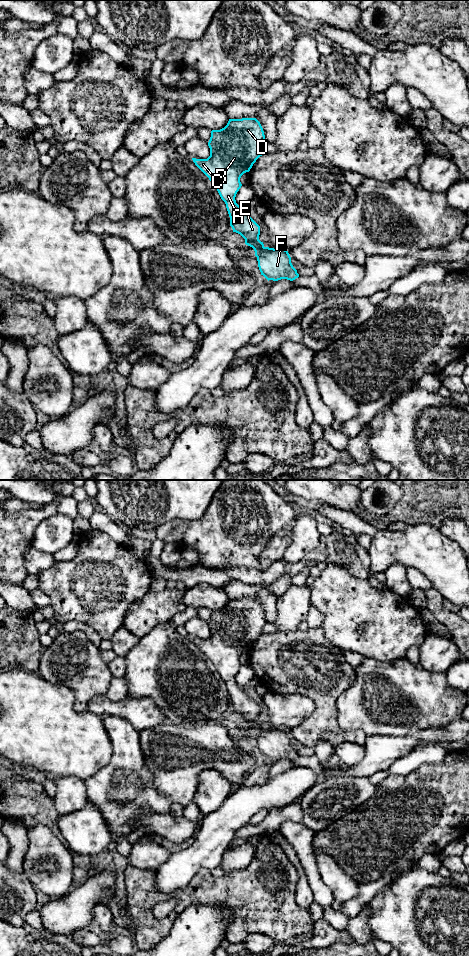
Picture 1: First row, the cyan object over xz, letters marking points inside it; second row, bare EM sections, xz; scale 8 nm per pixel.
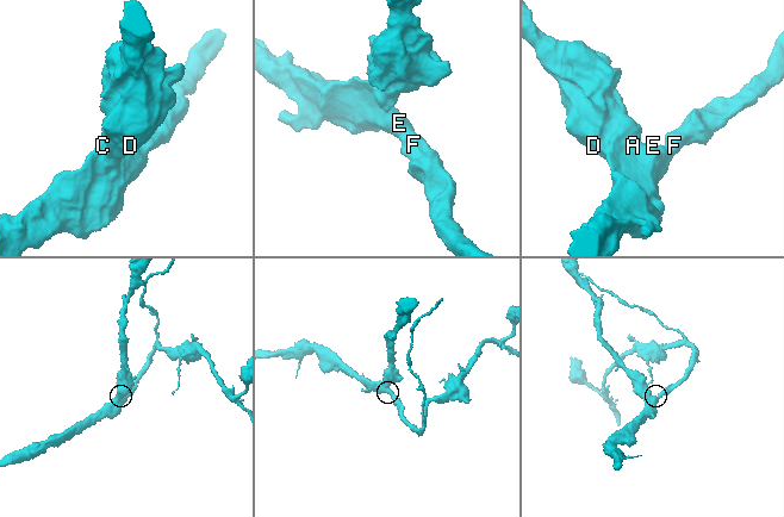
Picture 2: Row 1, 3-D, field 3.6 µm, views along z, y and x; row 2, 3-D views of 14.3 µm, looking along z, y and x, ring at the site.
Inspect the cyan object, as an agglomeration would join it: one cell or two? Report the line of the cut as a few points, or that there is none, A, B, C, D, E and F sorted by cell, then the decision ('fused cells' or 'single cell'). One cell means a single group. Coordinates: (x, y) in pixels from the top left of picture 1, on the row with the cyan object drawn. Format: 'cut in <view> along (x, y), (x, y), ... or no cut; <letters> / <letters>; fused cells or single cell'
no cut; A B C D E F; single cell

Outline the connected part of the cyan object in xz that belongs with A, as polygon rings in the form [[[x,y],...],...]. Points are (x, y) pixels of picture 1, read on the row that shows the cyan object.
[[[256,118],[229,119],[224,128],[211,131],[208,142],[210,156],[207,159],[192,158],[192,160],[213,183],[221,199],[225,202],[233,232],[240,234],[245,239],[245,244],[254,249],[261,275],[268,281],[281,279],[293,281],[299,277],[299,274],[291,263],[288,251],[265,247],[259,240],[260,226],[235,200],[236,194],[242,186],[241,176],[249,172],[256,160],[264,154],[263,147],[267,143],[263,128]]]

